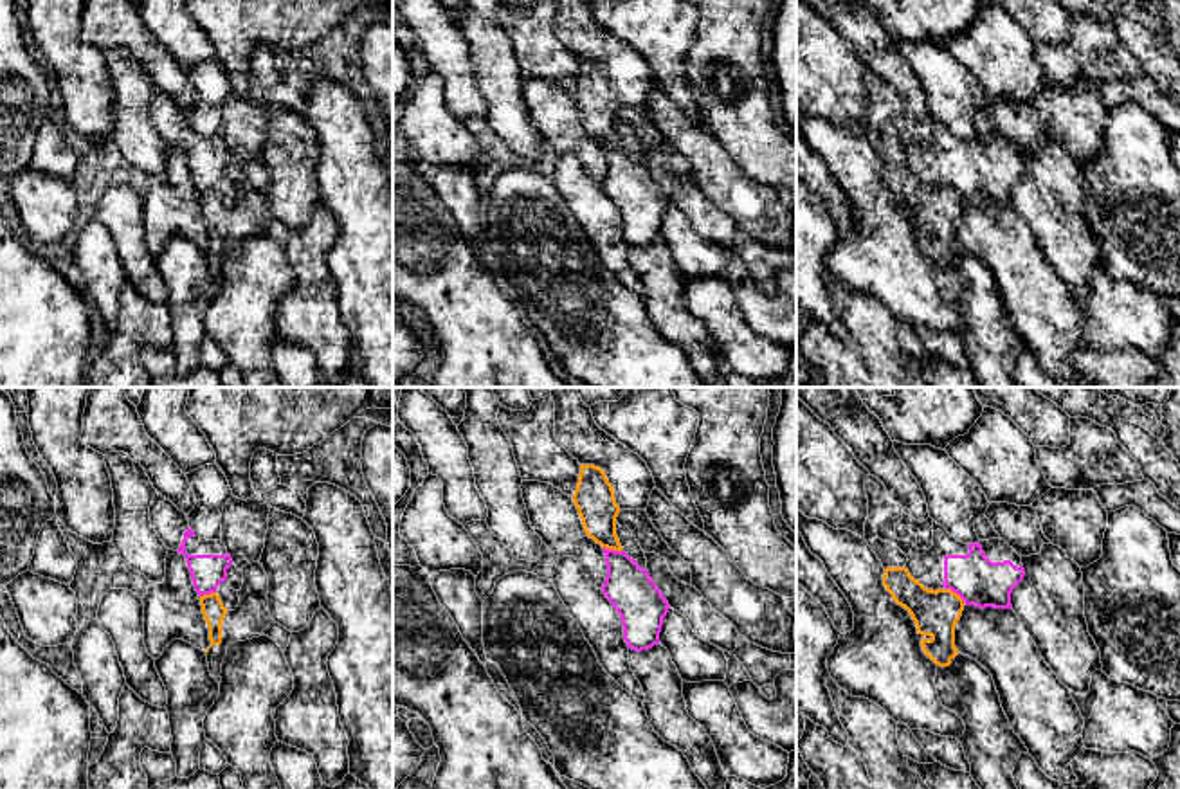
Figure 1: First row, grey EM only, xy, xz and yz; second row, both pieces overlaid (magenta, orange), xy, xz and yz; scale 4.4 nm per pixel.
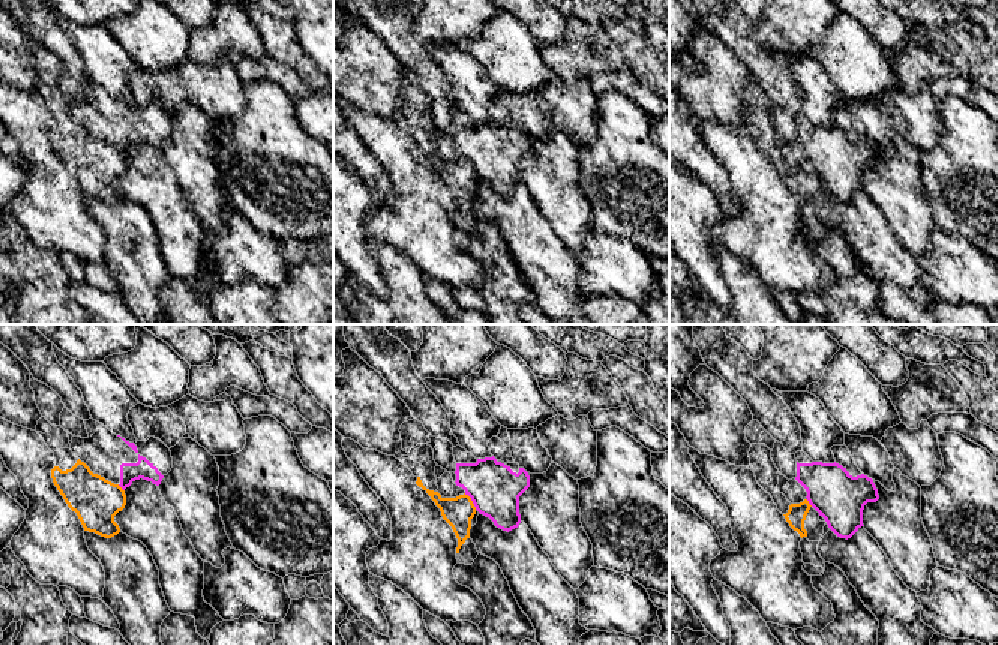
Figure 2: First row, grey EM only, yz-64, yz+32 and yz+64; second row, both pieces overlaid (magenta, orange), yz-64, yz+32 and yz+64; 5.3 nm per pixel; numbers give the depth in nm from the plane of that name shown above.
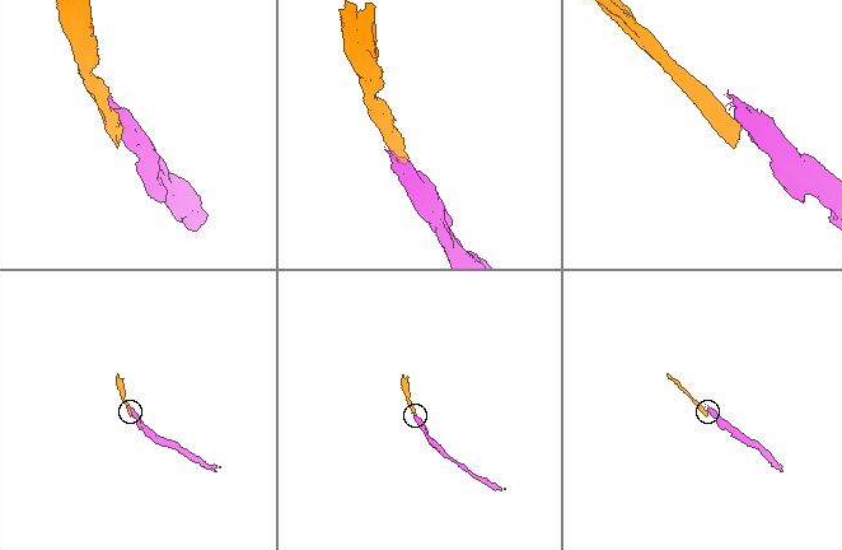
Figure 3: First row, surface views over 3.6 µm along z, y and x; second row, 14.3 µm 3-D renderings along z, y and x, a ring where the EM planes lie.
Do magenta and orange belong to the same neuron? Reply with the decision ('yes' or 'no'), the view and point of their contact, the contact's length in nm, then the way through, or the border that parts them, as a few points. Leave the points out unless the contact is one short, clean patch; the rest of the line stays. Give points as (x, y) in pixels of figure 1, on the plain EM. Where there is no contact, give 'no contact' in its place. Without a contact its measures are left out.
no; contact yz (955, 188); length 110 nm; border yz (946, 184), (964, 199)

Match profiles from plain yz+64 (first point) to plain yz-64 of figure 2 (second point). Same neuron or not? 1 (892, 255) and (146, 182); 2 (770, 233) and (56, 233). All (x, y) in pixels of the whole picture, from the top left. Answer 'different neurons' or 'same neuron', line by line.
1: same neuron
2: same neuron

